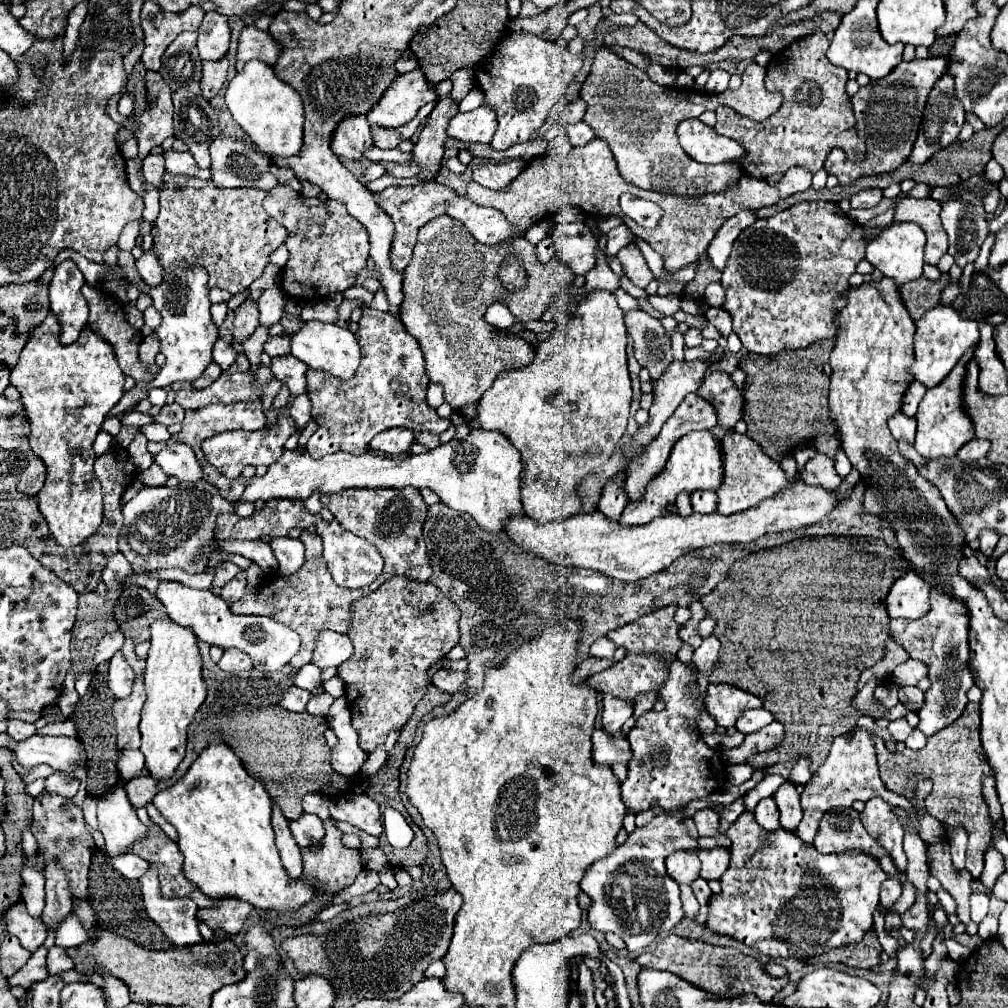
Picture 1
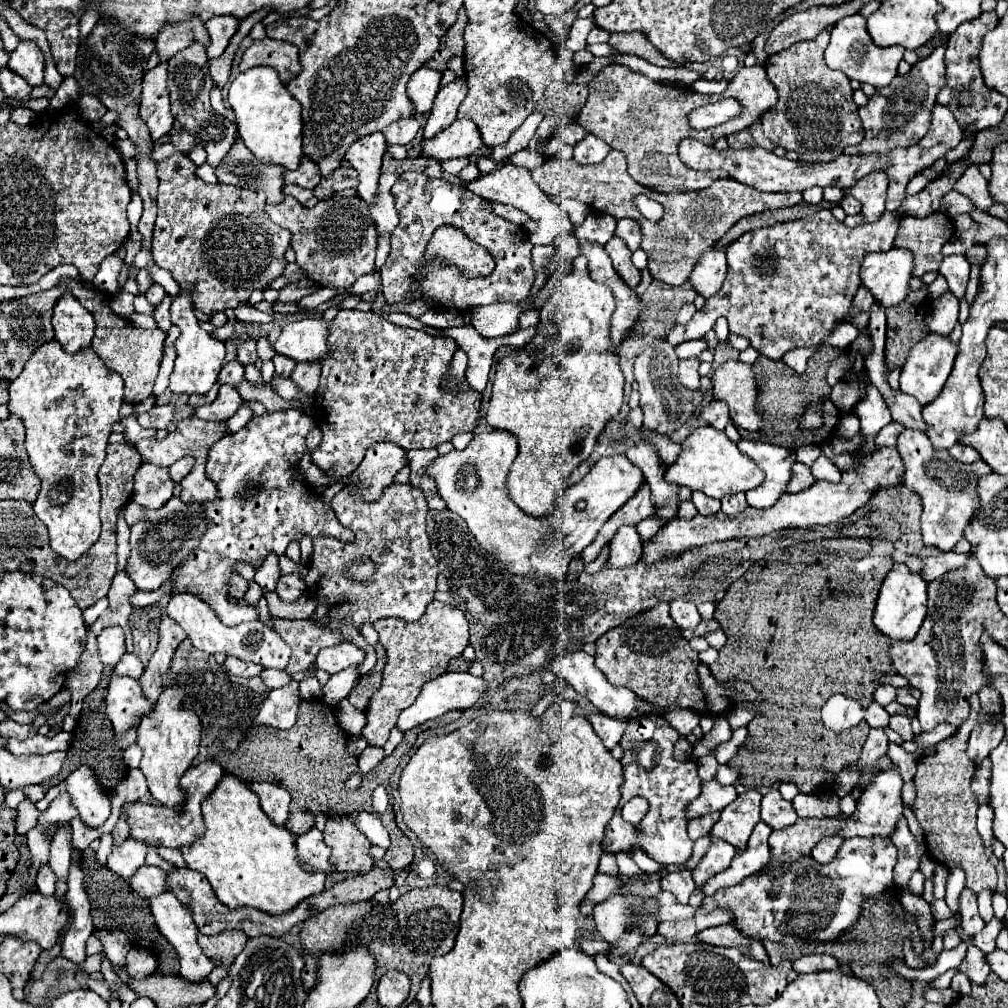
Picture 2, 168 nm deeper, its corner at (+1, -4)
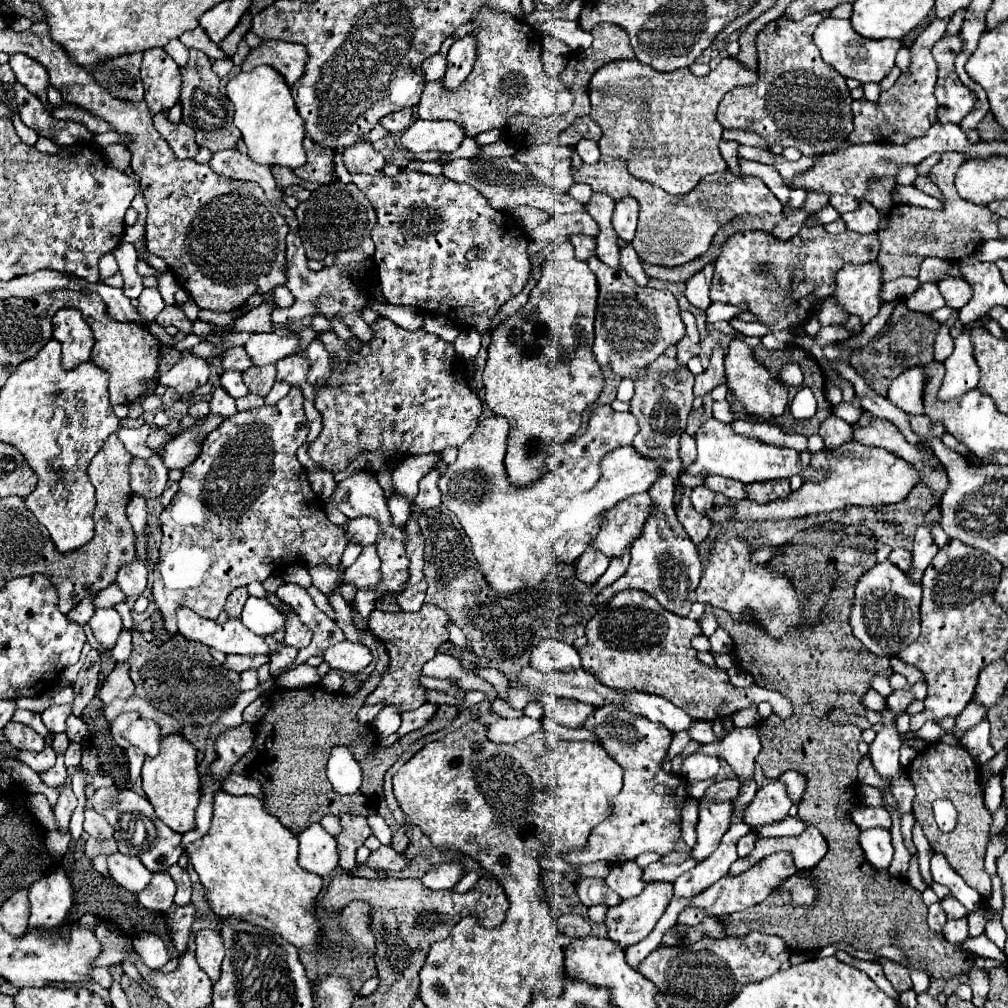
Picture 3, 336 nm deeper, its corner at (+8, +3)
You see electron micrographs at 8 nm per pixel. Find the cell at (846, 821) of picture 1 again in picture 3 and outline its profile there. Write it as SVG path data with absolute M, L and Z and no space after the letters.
M812 825L806 827L806 831L798 837L762 837L762 839L758 839L754 851L748 857L732 863L730 873L738 875L738 873L750 869L752 865L756 865L762 857L772 855L776 851L790 851L794 855L798 869L810 869L810 867L818 865L818 861L828 851L828 845L826 845L822 833Z

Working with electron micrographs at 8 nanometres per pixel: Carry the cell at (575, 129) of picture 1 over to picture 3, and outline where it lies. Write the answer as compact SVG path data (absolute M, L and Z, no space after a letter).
M584 139L580 141L576 147L576 153L580 155L580 159L584 163L596 163L600 159L600 149L598 149L598 141L590 141L590 139Z

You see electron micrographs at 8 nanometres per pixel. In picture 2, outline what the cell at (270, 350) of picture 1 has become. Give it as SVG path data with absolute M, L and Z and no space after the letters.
M275 356L273 358L275 364L275 374L281 378L291 378L291 370L295 368L295 362L291 362L291 358L283 358L283 356Z

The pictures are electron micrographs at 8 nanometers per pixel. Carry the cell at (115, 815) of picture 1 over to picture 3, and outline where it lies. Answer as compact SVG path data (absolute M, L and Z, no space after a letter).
M120 851L108 855L108 869L112 879L132 893L140 893L152 879L152 873L136 857L128 857Z

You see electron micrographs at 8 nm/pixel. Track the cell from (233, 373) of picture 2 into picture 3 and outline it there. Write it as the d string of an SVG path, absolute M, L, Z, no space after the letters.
M224 371L220 375L220 383L234 399L248 395L248 387L242 383L242 373L240 371L238 373L236 371Z

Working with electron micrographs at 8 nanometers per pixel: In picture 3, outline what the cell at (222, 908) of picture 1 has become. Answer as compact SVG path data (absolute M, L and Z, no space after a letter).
M200 929L194 937L194 947L196 947L196 959L200 967L212 979L212 983L216 983L220 977L220 965L224 959L224 945L220 939L220 933L212 929Z

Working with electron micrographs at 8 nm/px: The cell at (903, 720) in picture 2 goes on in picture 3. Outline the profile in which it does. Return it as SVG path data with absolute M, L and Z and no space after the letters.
M906 687L906 689L900 689L900 691L894 691L886 703L888 703L888 711L892 711L894 715L902 715L906 711L906 707L914 701L914 695L912 691Z

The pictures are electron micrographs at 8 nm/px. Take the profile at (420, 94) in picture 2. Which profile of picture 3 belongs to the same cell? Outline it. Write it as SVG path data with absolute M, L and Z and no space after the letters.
M440 53L428 57L428 59L422 63L422 71L424 71L426 83L432 83L432 81L442 79L442 77L444 77L444 71L446 71L446 57L442 57Z

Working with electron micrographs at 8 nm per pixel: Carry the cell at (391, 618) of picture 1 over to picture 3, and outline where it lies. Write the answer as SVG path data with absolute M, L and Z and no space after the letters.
M424 603L422 609L416 613L404 611L388 613L374 609L372 615L368 617L368 627L384 643L390 655L390 665L388 671L384 671L378 687L366 697L366 705L382 705L382 707L392 705L400 707L400 711L412 711L424 705L428 689L420 683L422 667L436 655L438 647L448 641L448 625L450 625L448 613L428 603Z

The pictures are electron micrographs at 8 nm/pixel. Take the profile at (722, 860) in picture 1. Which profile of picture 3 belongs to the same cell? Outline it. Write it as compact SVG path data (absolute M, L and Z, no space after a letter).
M700 799L700 819L696 825L696 845L692 849L692 859L698 863L710 857L710 853L718 847L724 831L730 823L732 805L728 801L706 801Z

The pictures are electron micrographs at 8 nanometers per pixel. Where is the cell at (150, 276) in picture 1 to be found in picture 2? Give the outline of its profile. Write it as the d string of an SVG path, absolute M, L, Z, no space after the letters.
M155 284L155 286L151 286L151 288L145 292L145 296L147 296L147 300L149 300L151 306L159 306L159 302L165 298L165 290L163 290L159 284Z

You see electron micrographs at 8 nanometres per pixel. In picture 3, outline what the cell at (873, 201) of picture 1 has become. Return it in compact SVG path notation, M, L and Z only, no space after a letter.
M832 195L830 197L830 205L840 213L848 213L848 211L854 211L858 207L858 199L852 199L850 195Z

